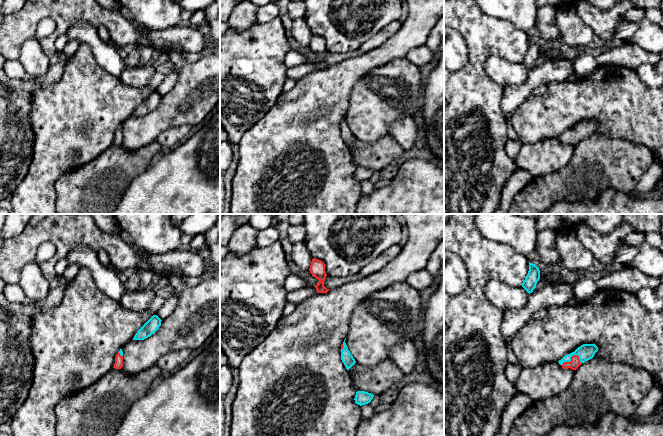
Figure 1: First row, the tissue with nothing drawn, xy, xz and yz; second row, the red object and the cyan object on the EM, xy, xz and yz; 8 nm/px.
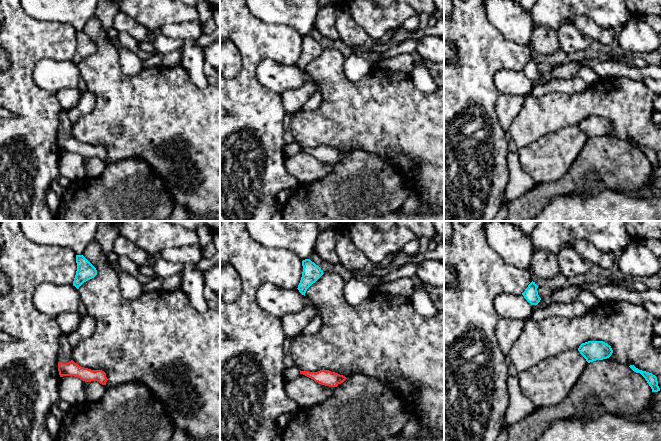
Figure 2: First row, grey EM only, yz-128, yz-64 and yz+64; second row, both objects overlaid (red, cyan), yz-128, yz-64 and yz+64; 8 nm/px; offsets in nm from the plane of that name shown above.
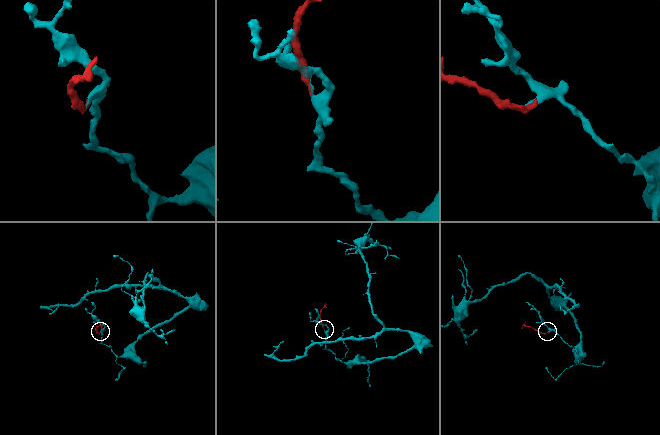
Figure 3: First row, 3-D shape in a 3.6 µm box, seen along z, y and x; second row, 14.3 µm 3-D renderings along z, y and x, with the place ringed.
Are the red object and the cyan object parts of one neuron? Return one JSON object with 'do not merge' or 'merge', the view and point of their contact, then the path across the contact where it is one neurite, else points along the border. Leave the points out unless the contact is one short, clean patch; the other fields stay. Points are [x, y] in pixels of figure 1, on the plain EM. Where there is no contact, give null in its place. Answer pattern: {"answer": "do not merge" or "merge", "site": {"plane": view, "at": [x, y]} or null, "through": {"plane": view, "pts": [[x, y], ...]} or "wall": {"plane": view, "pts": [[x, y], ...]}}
{"answer": "merge", "site": {"plane": "yz", "at": [571, 133]}, "through": {"plane": "yz", "pts": [[575, 138], [571, 133], [585, 128]]}}

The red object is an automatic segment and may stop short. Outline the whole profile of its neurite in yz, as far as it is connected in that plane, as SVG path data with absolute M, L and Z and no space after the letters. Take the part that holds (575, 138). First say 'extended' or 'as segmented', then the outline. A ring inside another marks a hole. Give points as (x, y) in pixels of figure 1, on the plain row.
extended; M583 120L558 138L563 145L576 146L582 139L592 135L597 127L598 123L595 120Z

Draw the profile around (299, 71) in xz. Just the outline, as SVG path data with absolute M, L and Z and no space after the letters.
M306 62L294 68L288 68L286 74L288 78L298 80L301 77L315 70L318 70L318 68L314 62Z

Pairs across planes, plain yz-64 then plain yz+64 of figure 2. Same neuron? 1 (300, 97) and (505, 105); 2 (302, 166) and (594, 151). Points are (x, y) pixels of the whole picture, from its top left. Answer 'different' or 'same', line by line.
1: same
2: different

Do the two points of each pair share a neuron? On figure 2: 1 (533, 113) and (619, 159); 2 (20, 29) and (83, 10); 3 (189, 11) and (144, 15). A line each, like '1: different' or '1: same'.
1: different
2: different
3: same

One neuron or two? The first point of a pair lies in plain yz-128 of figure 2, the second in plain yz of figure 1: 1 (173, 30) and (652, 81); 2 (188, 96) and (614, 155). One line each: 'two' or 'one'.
1: one
2: two

